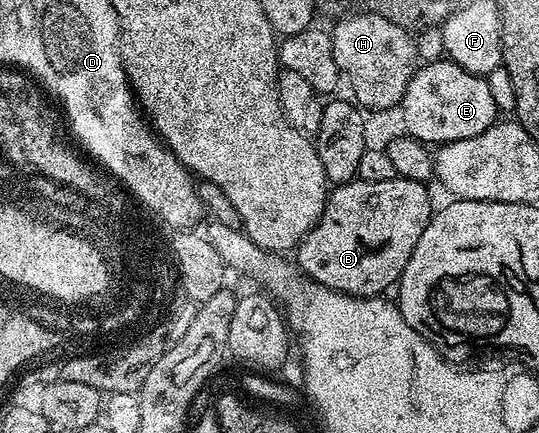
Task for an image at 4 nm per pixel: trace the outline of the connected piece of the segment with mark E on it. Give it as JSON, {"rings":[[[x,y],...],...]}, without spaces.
{"rings":[[[447,59],[421,64],[398,104],[398,112],[404,116],[404,125],[408,128],[405,129],[407,136],[428,147],[439,147],[458,139],[482,135],[482,131],[498,120],[496,97],[488,81],[487,76],[466,71]]]}

